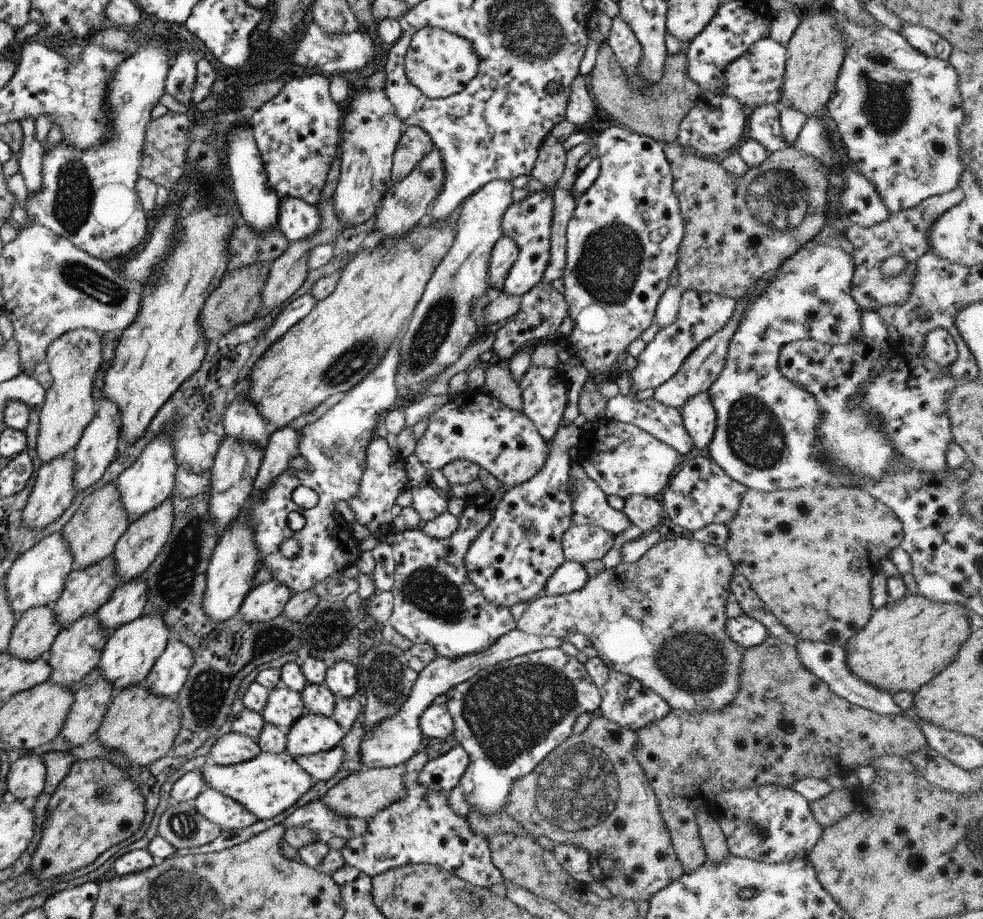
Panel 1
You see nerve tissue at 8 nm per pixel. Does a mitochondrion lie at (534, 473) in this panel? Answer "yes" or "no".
no

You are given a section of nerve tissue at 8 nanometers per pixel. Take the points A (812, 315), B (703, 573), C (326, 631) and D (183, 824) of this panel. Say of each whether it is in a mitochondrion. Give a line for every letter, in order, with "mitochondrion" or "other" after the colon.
A: other
B: other
C: mitochondrion
D: mitochondrion

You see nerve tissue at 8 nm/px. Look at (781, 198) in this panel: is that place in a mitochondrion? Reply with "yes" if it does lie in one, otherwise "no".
yes

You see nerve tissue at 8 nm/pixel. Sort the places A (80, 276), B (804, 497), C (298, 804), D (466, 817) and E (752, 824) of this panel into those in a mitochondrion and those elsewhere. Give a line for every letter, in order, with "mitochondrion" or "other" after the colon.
A: mitochondrion
B: other
C: other
D: other
E: mitochondrion

